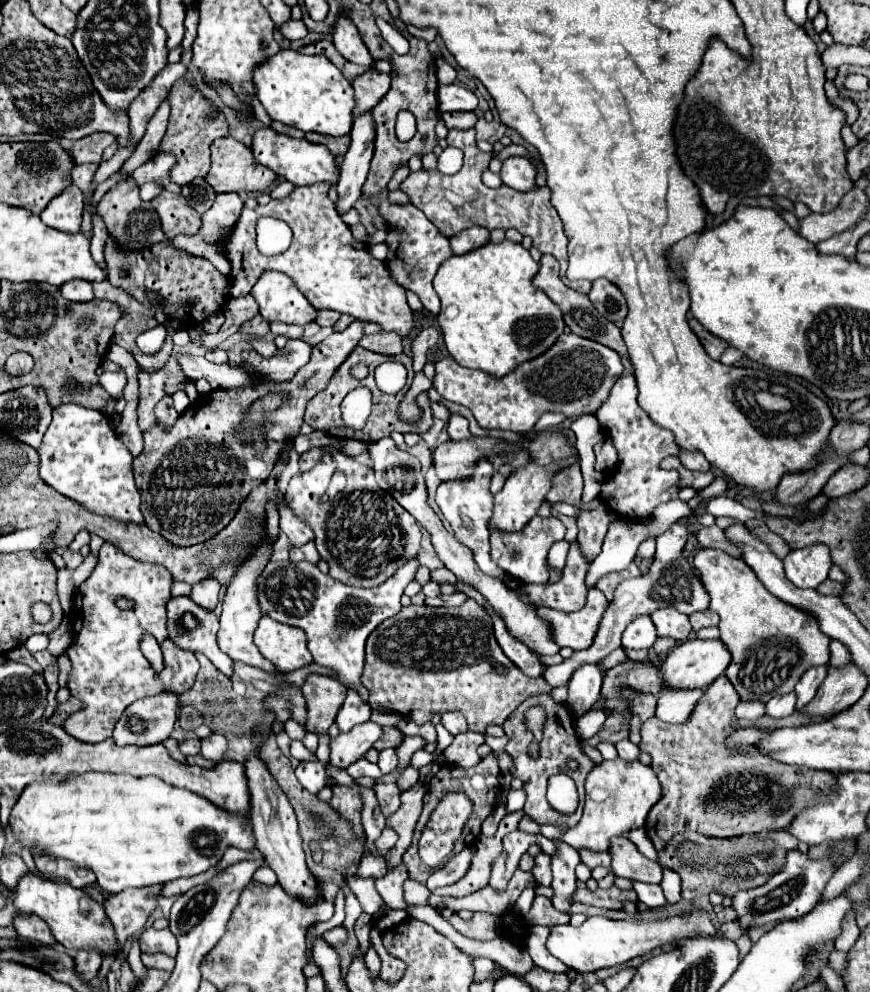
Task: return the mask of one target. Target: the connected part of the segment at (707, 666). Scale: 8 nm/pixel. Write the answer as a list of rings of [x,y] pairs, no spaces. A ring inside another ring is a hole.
[[[685,640],[677,644],[667,658],[661,664],[661,680],[671,690],[697,690],[709,686],[717,676],[723,674],[723,670],[729,666],[731,656],[727,654],[727,648],[721,640]]]

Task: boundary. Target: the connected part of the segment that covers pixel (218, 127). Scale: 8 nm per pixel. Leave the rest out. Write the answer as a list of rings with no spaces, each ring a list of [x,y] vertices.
[[[177,80],[171,86],[167,100],[171,106],[171,116],[169,116],[167,132],[165,132],[157,152],[173,154],[177,158],[177,162],[169,170],[171,182],[191,182],[193,178],[205,176],[209,172],[209,168],[211,168],[209,146],[215,138],[227,136],[227,132],[229,132],[227,122],[225,122],[223,112],[215,104],[207,102],[201,94],[197,94],[185,80]]]

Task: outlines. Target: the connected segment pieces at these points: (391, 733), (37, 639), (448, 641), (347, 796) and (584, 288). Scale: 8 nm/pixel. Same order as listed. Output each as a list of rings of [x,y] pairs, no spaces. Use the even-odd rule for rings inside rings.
[[[383,728],[383,736],[375,742],[377,750],[385,750],[385,748],[396,748],[403,742],[403,732],[399,728]]]
[[[33,634],[33,636],[25,642],[25,648],[33,654],[33,652],[37,652],[39,648],[47,648],[47,644],[49,644],[49,636],[47,636],[47,634]]]
[[[469,598],[463,606],[459,606],[459,608],[429,608],[429,606],[405,606],[399,614],[395,614],[393,618],[387,618],[385,622],[381,622],[381,626],[377,626],[375,630],[373,630],[373,634],[369,634],[369,638],[367,638],[367,648],[365,648],[365,654],[367,654],[367,658],[365,658],[365,678],[361,678],[363,680],[363,686],[369,690],[369,702],[371,702],[371,708],[383,708],[383,710],[391,710],[391,712],[399,712],[399,714],[403,714],[403,716],[409,716],[411,712],[413,712],[413,708],[417,708],[417,722],[429,722],[429,712],[441,712],[441,714],[445,714],[445,712],[461,712],[464,716],[463,710],[469,710],[469,712],[473,712],[473,732],[483,732],[489,724],[503,724],[505,722],[505,718],[519,706],[519,702],[523,702],[529,694],[541,694],[541,692],[551,692],[551,686],[545,682],[545,678],[543,676],[539,676],[539,678],[529,678],[529,676],[523,676],[521,674],[521,670],[517,670],[517,666],[513,666],[513,662],[509,662],[509,658],[503,654],[503,650],[497,646],[497,640],[495,640],[495,636],[493,636],[493,622],[491,622],[491,616],[473,600],[473,598]]]
[[[333,786],[333,798],[329,800],[329,804],[339,810],[345,818],[349,818],[355,826],[355,834],[361,836],[363,828],[361,828],[361,796],[357,790],[347,788],[347,786]]]
[[[473,128],[471,130],[449,130],[447,142],[465,152],[463,168],[453,176],[445,176],[437,170],[435,172],[423,170],[421,172],[423,180],[417,180],[417,172],[411,172],[401,184],[401,190],[411,198],[411,204],[417,206],[437,226],[437,230],[441,230],[441,234],[445,234],[447,238],[451,238],[459,230],[469,228],[473,224],[485,226],[489,230],[493,230],[493,228],[503,228],[503,230],[517,228],[523,236],[531,236],[533,248],[537,248],[543,254],[551,254],[559,260],[563,284],[567,284],[569,288],[573,288],[581,294],[589,294],[591,282],[569,282],[565,276],[565,270],[567,270],[567,236],[563,232],[561,218],[551,204],[549,186],[543,186],[541,190],[529,190],[525,194],[509,188],[509,186],[487,188],[481,182],[481,174],[485,172],[485,168],[489,168],[493,154],[485,154],[477,148],[475,130]]]

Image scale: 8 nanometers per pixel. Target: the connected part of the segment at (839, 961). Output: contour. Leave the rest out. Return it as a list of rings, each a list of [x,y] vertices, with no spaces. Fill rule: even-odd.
[[[831,952],[831,956],[829,956],[829,964],[831,964],[831,968],[841,976],[843,974],[843,970],[845,970],[845,964],[847,962],[847,954],[845,952]]]

